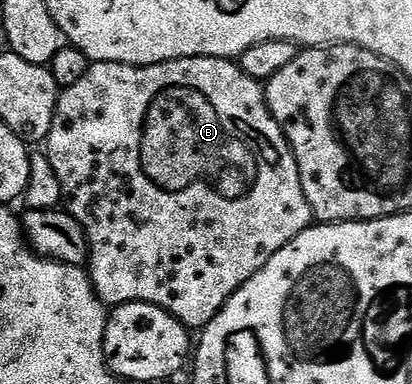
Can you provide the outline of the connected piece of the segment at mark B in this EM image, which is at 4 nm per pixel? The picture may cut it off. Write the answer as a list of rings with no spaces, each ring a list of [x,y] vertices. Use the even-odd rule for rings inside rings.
[[[205,55],[195,59],[173,59],[147,67],[91,63],[81,81],[76,81],[76,85],[65,88],[59,94],[52,129],[44,141],[44,154],[52,161],[56,177],[60,177],[65,211],[82,226],[86,234],[86,244],[90,246],[88,274],[99,299],[111,308],[119,307],[121,303],[151,303],[172,313],[172,317],[179,319],[188,329],[207,327],[216,313],[220,313],[222,306],[252,276],[260,273],[273,255],[280,253],[288,241],[304,233],[315,222],[300,185],[296,157],[286,134],[268,109],[263,84],[248,77],[237,62],[229,59],[209,59]]]

